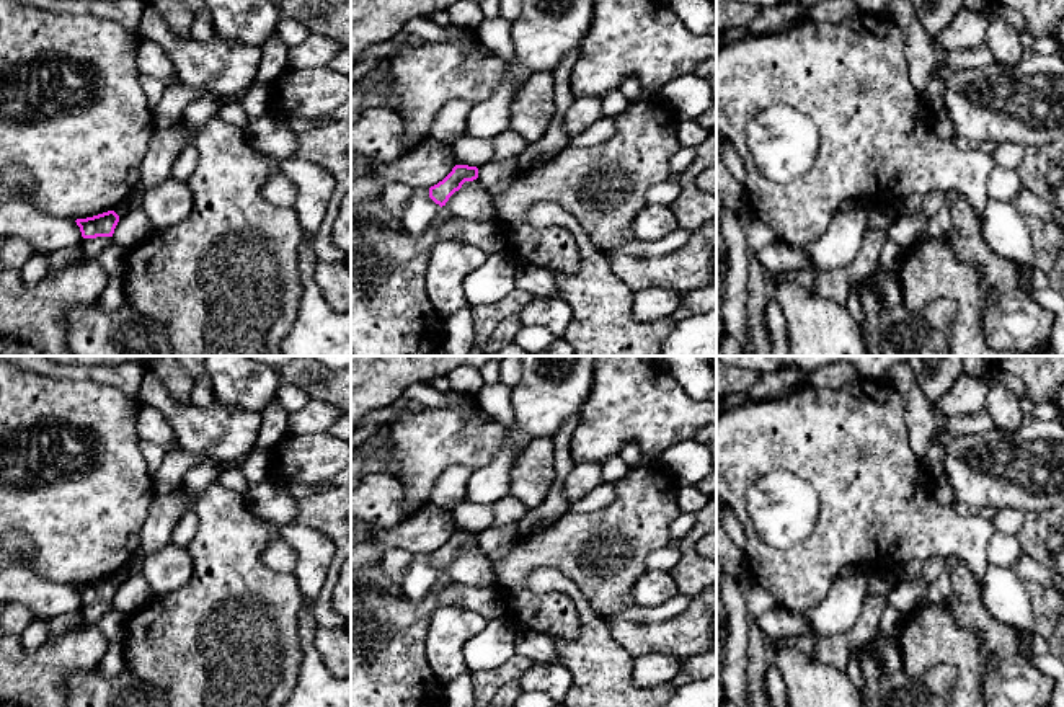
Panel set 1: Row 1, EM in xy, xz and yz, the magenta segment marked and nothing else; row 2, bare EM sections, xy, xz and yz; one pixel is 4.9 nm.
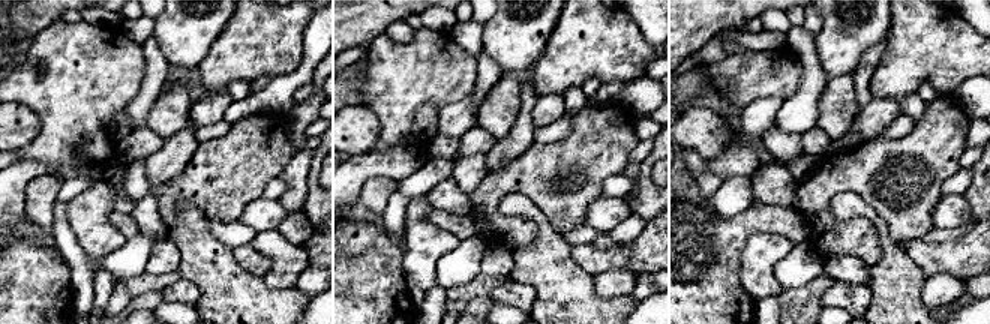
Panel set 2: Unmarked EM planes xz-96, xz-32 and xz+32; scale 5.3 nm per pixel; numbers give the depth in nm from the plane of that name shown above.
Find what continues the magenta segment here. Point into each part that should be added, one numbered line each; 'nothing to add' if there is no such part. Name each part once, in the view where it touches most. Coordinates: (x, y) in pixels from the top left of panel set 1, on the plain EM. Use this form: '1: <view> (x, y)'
nothing to add

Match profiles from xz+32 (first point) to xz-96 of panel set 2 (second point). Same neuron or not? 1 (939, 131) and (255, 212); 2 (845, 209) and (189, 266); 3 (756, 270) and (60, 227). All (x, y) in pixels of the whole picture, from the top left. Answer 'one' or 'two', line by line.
1: two
2: one
3: two

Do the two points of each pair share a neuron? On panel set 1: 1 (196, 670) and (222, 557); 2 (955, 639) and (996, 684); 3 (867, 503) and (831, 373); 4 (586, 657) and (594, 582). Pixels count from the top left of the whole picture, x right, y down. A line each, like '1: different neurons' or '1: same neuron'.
1: same neuron
2: different neurons
3: different neurons
4: different neurons

